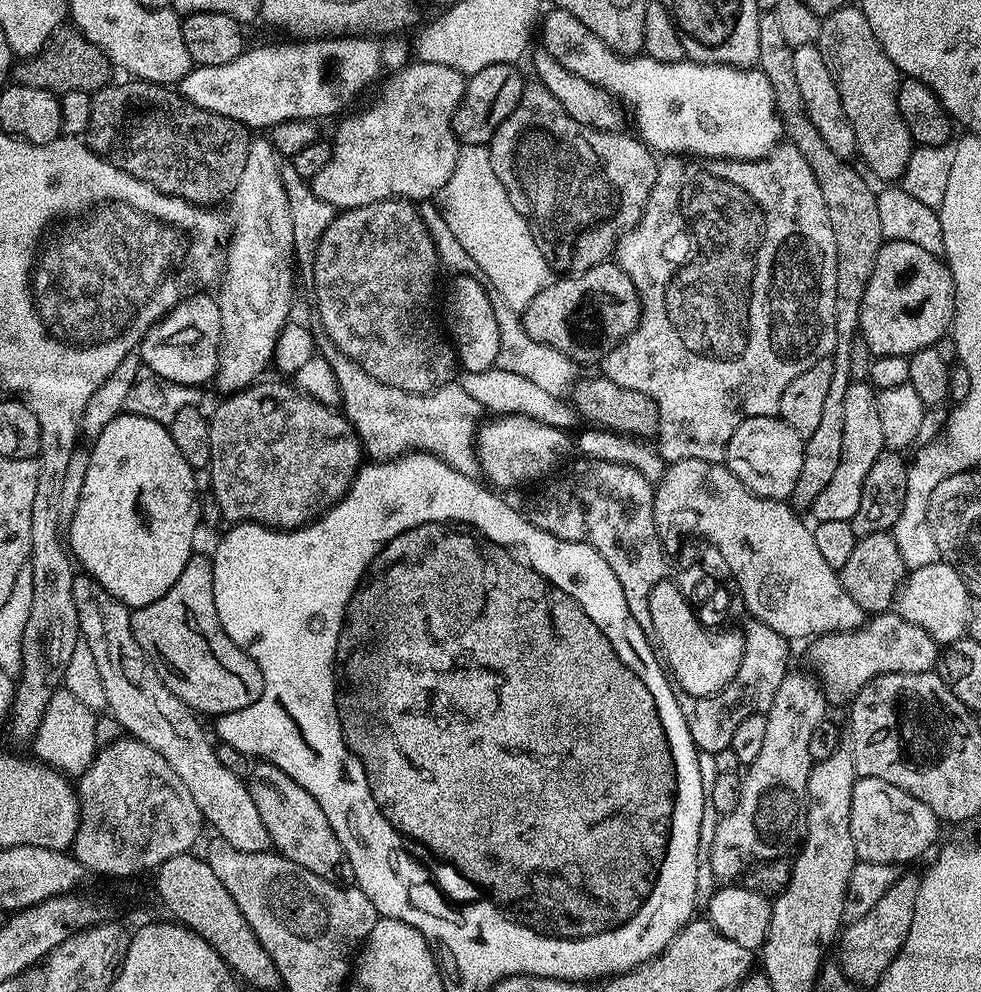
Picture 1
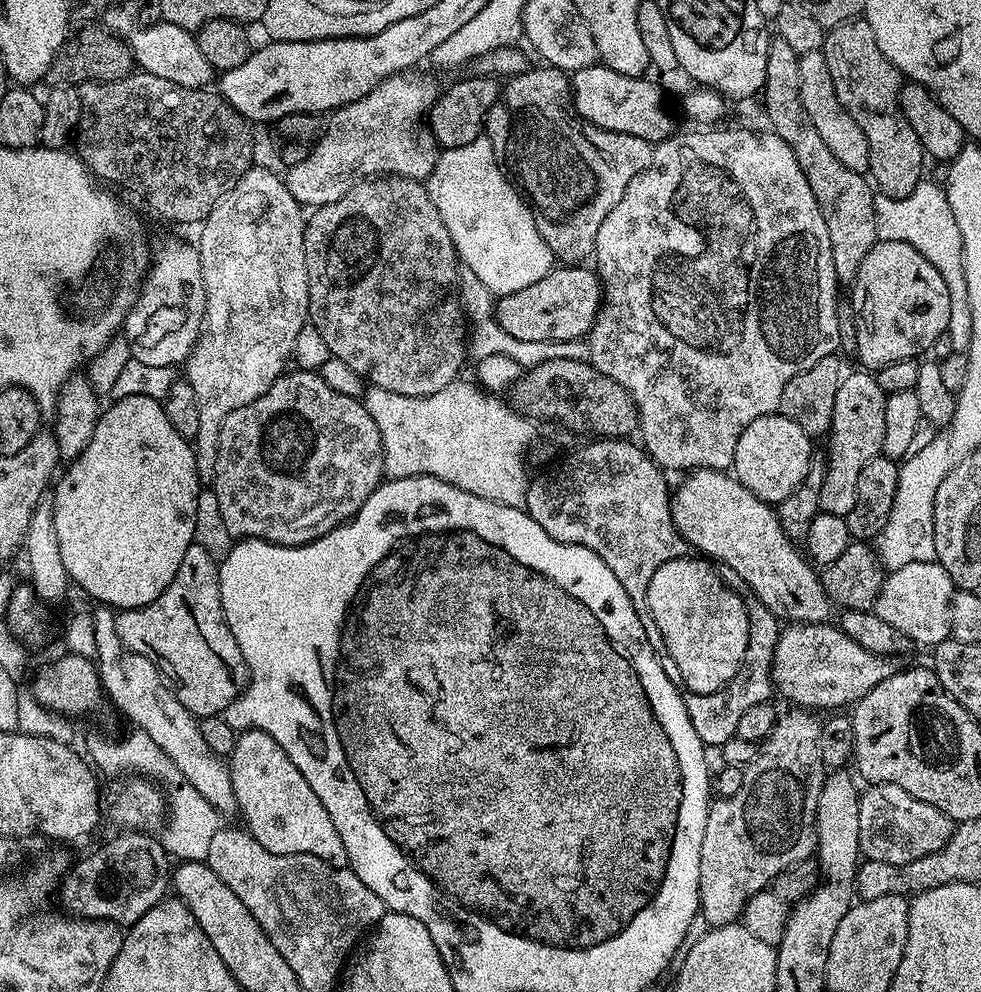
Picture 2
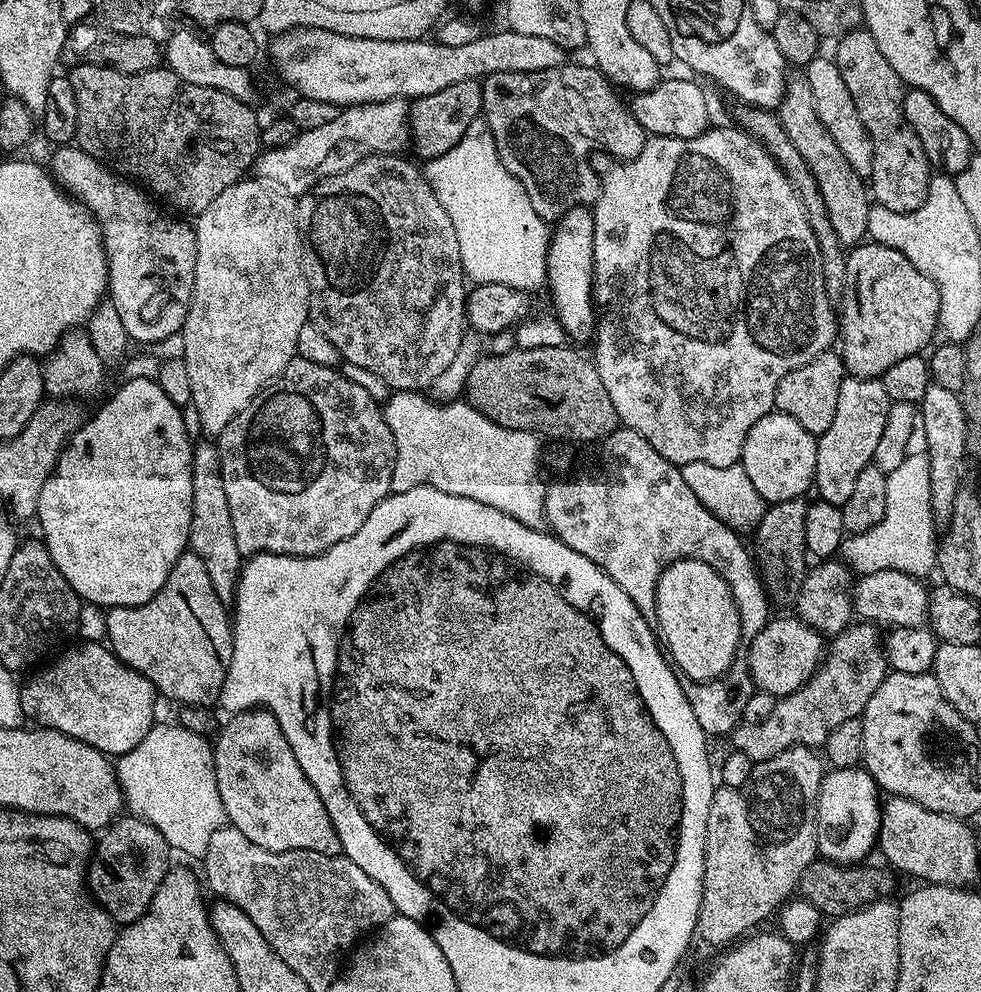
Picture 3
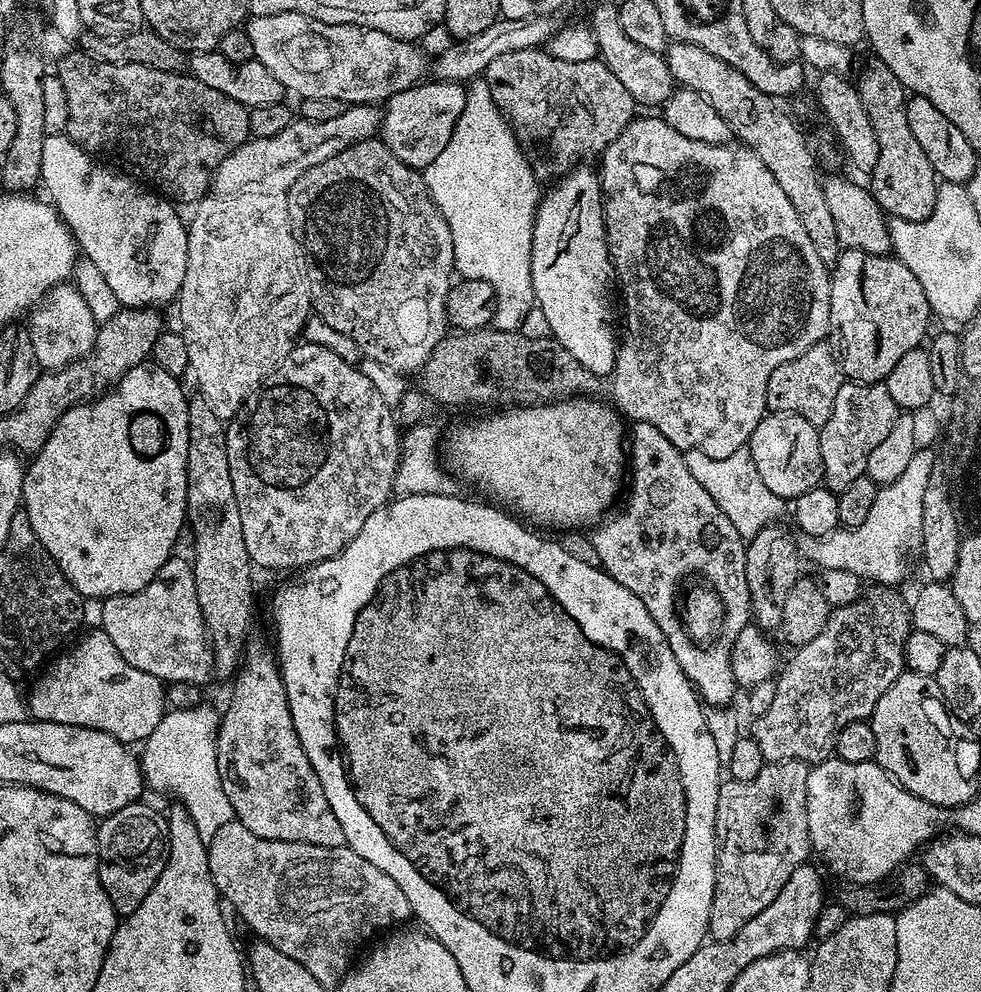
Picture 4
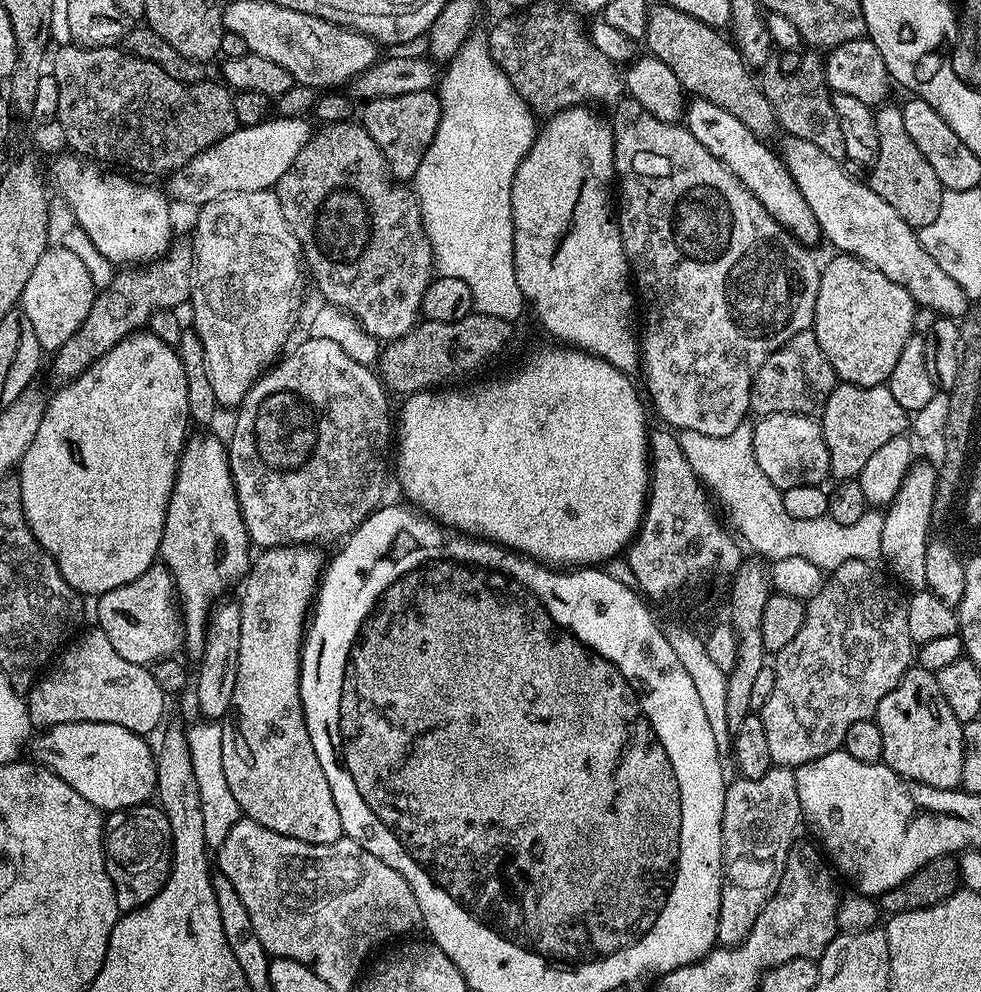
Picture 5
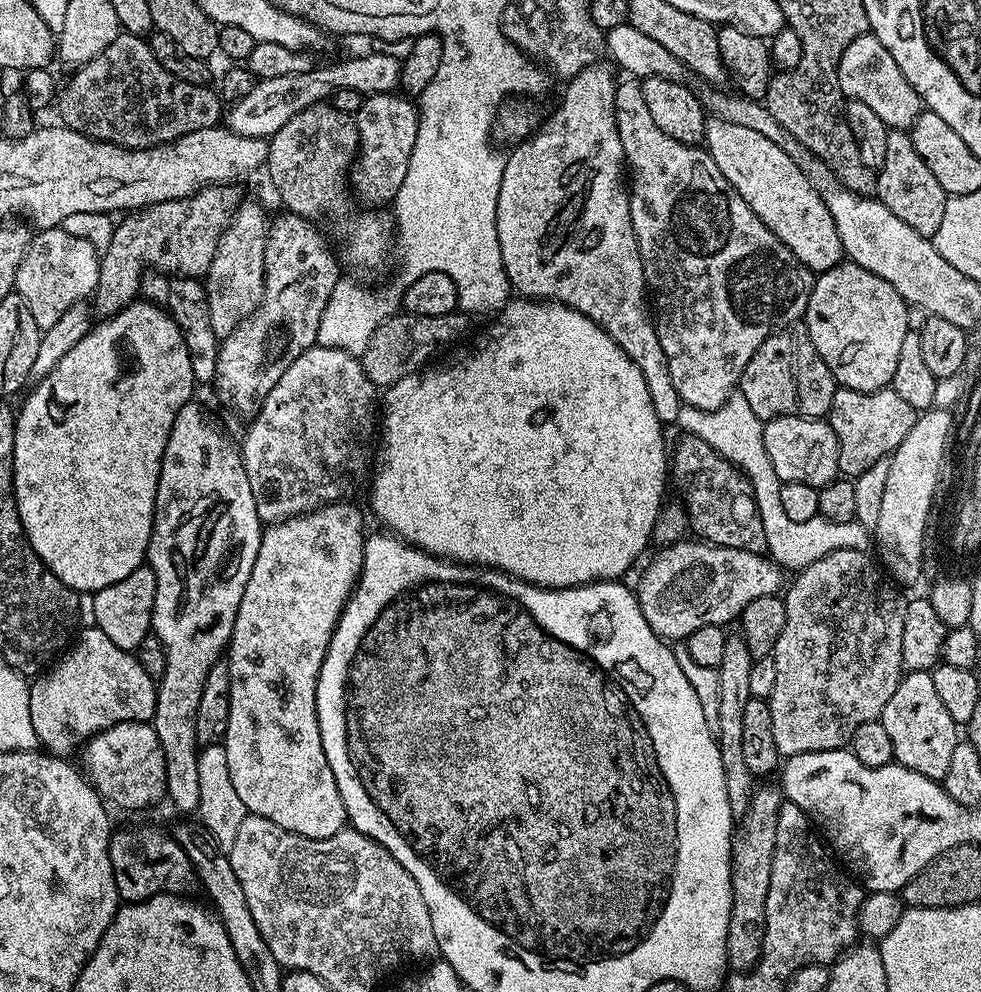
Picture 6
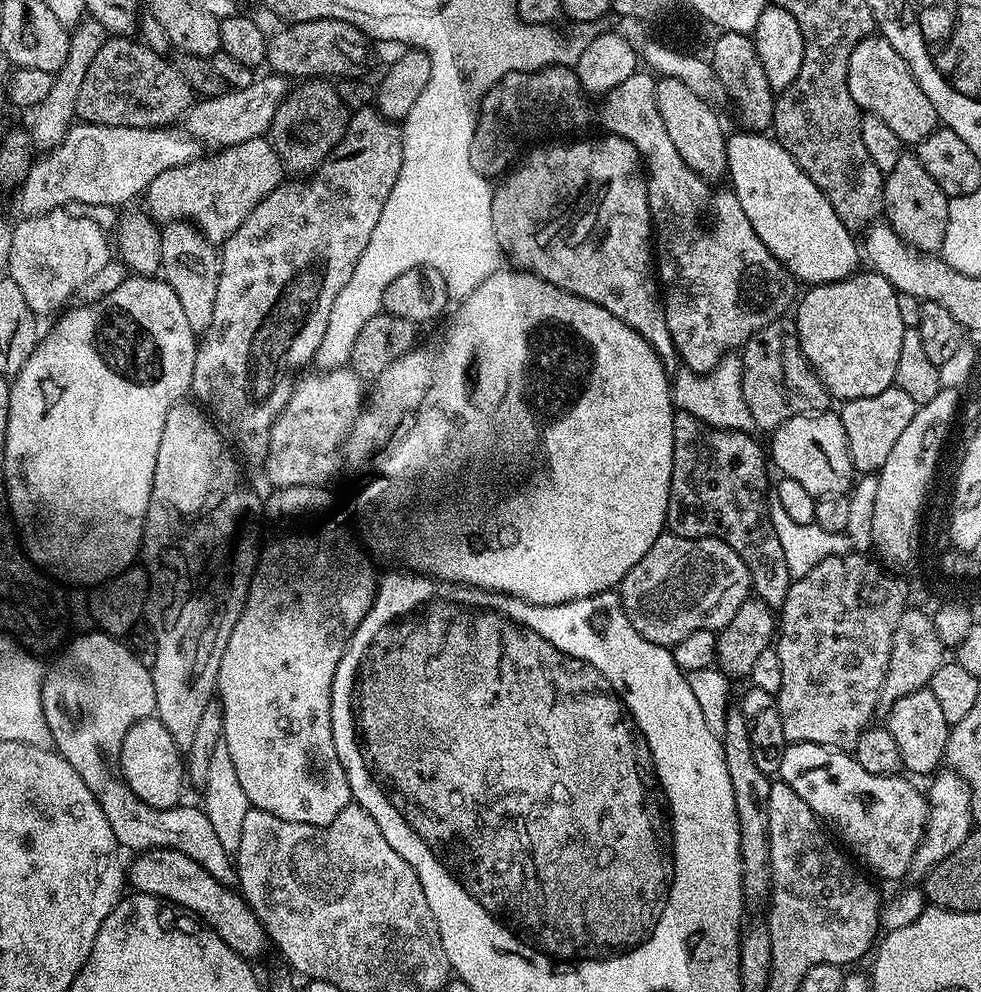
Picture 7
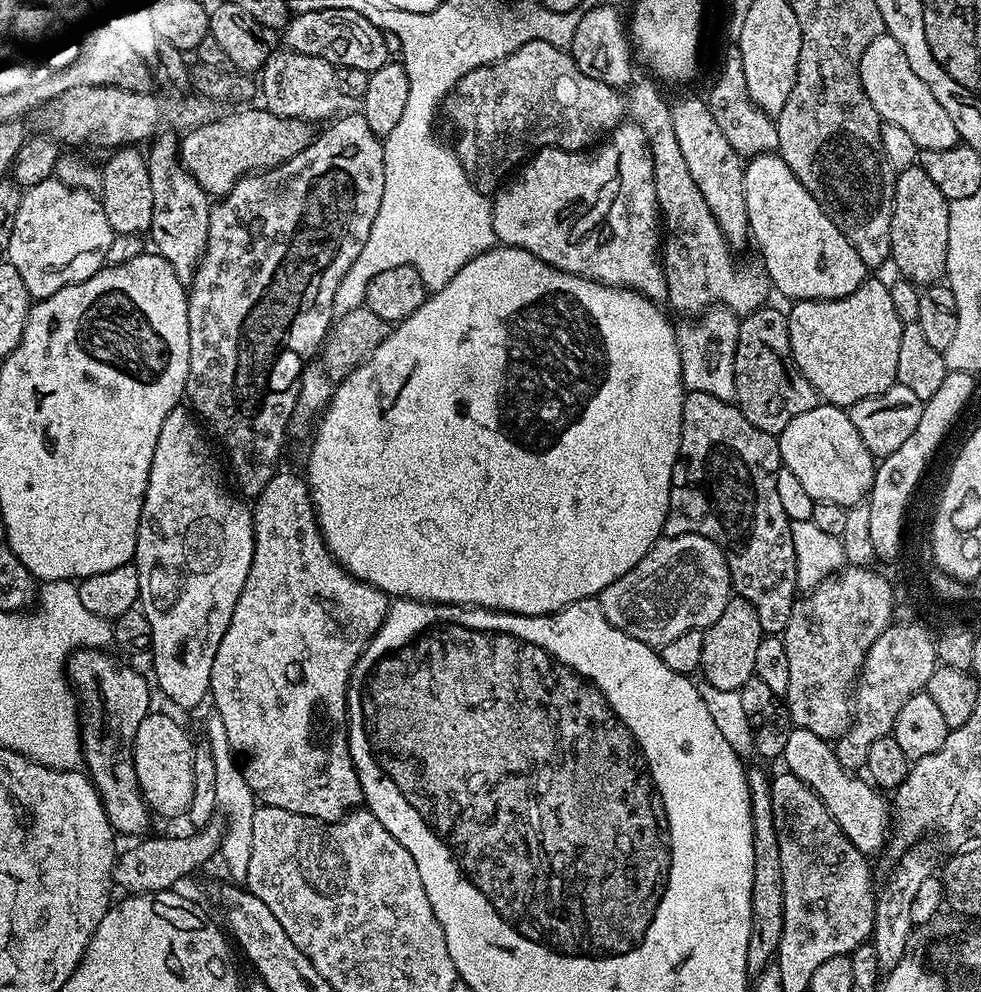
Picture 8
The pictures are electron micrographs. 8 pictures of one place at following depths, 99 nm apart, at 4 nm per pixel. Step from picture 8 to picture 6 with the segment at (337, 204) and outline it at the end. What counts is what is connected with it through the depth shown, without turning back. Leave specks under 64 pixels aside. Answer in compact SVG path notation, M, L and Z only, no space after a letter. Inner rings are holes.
M383 92L366 96L360 109L355 112L360 150L350 169L350 188L357 197L360 196L365 205L384 206L387 202L395 201L398 190L406 179L406 170L410 166L410 154L414 150L414 140L418 138L418 122L420 121L419 107L407 95L396 92ZM283 214L271 221L266 247L264 250L264 296L260 300L255 310L241 321L240 325L234 331L223 337L220 345L220 353L218 354L218 364L216 366L216 379L214 388L220 391L220 396L233 408L236 412L241 412L245 418L251 418L262 406L262 402L266 398L266 394L270 394L270 390L274 390L274 386L278 386L278 378L282 378L282 374L286 374L286 370L290 366L290 362L294 362L294 358L298 358L301 354L316 344L316 335L318 334L318 322L322 322L322 310L326 310L326 302L330 298L330 294L334 290L334 286L342 279L342 265L338 259L337 253L328 249L328 244L324 241L324 236L319 232L321 229L317 227L311 220L304 220L301 216L291 214Z

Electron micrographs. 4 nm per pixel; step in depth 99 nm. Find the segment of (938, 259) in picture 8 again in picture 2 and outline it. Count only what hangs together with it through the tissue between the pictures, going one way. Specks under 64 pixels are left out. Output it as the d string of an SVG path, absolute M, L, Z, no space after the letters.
M863 18L847 20L827 29L822 51L838 102L846 106L850 118L854 118L862 134L866 134L866 146L870 146L868 172L871 183L882 196L902 198L910 194L925 175L926 153L918 142L918 134L914 134L914 126L910 126L910 122L906 122L906 114L902 114L900 72L889 62L886 54L878 50L874 30L870 30L868 21Z

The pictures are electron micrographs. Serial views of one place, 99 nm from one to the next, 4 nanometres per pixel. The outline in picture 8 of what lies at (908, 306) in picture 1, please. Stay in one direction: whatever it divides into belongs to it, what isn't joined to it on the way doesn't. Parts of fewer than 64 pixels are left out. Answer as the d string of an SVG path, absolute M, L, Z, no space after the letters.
M866 278L850 294L846 294L837 300L797 300L791 305L792 309L787 309L788 333L790 334L790 350L792 351L792 361L796 363L796 368L814 386L817 397L823 403L837 404L842 409L849 409L852 405L862 402L862 398L874 398L874 394L882 394L890 390L890 386L896 383L896 371L898 370L898 346L902 343L902 330L905 324L898 318L898 313L894 310L894 301L890 299L890 287L880 280Z

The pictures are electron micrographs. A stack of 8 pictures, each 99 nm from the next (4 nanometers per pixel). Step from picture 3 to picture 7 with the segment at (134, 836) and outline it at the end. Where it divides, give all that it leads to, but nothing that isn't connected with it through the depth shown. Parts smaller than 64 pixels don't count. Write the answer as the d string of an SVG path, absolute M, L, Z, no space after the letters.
M154 848L139 853L135 859L136 861L132 865L129 863L126 868L127 883L133 884L131 887L135 891L157 896L178 908L183 908L189 914L195 914L239 956L260 956L264 952L264 947L269 947L270 941L264 934L263 926L239 891L206 874L206 870L202 870L202 866L194 862L194 858L173 848Z

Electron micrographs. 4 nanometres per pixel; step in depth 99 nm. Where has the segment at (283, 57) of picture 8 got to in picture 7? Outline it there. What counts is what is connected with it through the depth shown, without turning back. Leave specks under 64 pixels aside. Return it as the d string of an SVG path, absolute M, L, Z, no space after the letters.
M304 78L291 89L278 106L270 139L272 149L288 174L311 174L328 157L348 125L349 109L338 98L335 83L324 78Z

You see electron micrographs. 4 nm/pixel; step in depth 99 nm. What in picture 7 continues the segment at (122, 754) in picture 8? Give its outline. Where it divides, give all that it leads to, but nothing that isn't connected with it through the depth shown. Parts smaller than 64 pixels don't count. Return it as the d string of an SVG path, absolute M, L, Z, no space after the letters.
M103 630L95 631L84 632L73 640L71 637L66 647L59 653L61 656L53 662L52 668L50 664L44 673L40 693L46 726L52 735L52 748L59 752L62 758L66 758L66 762L74 766L78 778L86 782L86 787L90 794L94 794L98 806L102 806L102 814L106 814L106 822L110 822L110 830L114 830L114 838L121 849L133 848L133 853L139 854L154 848L173 848L194 858L194 862L198 862L198 866L202 866L206 874L218 878L218 882L229 886L235 885L236 865L233 857L226 850L226 846L222 846L222 841L218 838L214 826L210 826L210 818L205 814L203 807L155 808L138 799L130 790L130 786L126 786L120 777L117 765L120 762L122 738L126 730L134 726L134 722L145 720L155 713L156 691L151 671L142 666L136 653L123 639Z

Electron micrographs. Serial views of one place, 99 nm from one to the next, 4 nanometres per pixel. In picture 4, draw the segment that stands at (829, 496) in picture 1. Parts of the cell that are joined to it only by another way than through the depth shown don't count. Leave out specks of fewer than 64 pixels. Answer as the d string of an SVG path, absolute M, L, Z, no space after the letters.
M846 382L834 397L834 410L820 429L822 446L822 484L830 491L839 493L854 482L854 478L865 475L866 461L870 454L885 440L894 422L902 415L902 409L890 398L890 390L878 384Z

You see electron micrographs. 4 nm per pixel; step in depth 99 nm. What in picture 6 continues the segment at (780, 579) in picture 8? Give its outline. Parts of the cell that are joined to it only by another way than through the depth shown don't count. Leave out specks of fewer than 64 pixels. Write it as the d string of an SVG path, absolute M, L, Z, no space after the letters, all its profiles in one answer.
M691 434L681 437L676 449L673 447L670 452L670 476L688 512L689 529L701 541L710 544L767 553L766 532L762 530L762 518L747 476L735 464L719 456L709 444L702 442L702 438Z

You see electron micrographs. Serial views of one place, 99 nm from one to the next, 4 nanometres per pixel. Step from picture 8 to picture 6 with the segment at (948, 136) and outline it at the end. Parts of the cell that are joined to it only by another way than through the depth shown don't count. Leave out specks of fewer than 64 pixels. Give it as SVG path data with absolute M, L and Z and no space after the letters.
M871 34L854 38L850 46L846 46L846 54L842 54L842 62L838 62L838 86L844 91L848 100L857 100L870 106L882 122L886 122L889 130L908 130L918 119L922 111L920 95L906 82L906 74L898 70L898 62L894 62L894 54L886 50L882 42Z

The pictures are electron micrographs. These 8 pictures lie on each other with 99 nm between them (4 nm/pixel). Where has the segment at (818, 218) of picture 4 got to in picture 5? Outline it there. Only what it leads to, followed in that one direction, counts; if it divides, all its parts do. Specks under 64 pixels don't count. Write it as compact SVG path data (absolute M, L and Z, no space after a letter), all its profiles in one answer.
M664 2L661 6L655 5L649 9L644 44L648 46L647 51L651 55L670 67L684 90L693 97L729 110L734 118L745 123L760 139L769 139L768 136L774 130L777 131L776 112L764 96L761 85L754 82L751 69L744 63L735 45L721 31L674 10Z

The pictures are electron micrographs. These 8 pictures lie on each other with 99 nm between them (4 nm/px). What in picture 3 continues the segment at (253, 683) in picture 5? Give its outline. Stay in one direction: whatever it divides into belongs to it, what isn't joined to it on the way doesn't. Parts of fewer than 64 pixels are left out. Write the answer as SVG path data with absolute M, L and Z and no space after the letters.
M249 708L229 720L232 721L225 728L223 725L215 737L212 754L227 823L242 830L262 850L314 850L327 856L341 855L338 830L330 822L318 790L314 790L302 766L298 766L298 758L294 758L278 718L266 708Z

